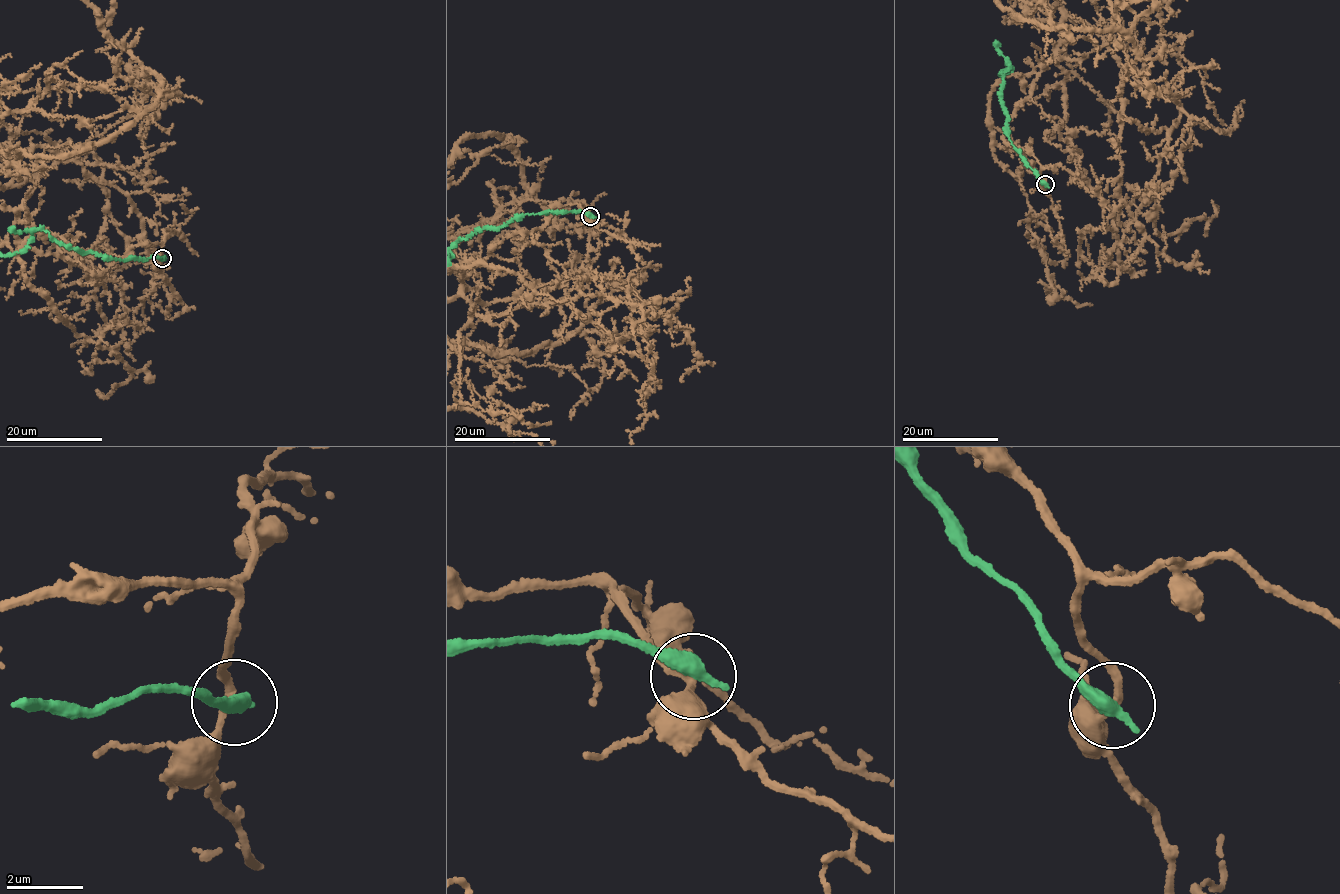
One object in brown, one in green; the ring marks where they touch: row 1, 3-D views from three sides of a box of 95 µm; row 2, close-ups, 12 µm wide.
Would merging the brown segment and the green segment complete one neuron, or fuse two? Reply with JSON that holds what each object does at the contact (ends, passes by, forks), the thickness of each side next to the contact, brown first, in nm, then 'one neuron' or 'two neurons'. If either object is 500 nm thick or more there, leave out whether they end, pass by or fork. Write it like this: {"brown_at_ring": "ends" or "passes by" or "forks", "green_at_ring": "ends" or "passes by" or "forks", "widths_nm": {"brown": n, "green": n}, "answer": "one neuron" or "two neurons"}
{"brown_at_ring": "passes by", "green_at_ring": "ends", "widths_nm": {"brown": 190, "green": 480}, "answer": "two neurons"}

